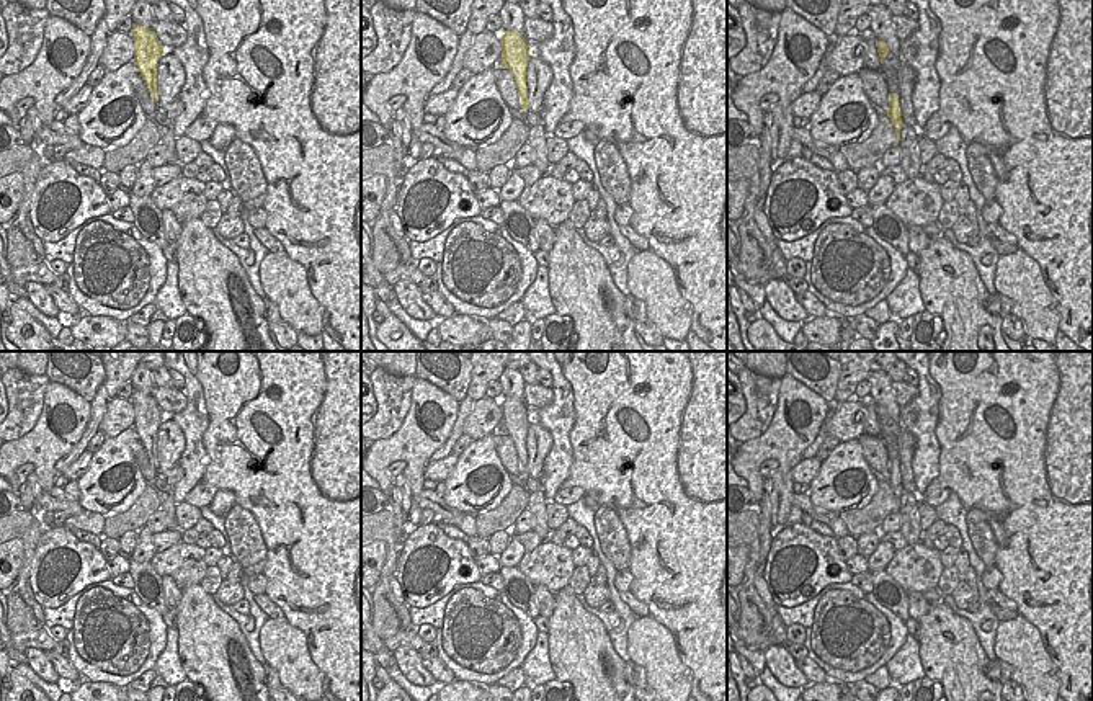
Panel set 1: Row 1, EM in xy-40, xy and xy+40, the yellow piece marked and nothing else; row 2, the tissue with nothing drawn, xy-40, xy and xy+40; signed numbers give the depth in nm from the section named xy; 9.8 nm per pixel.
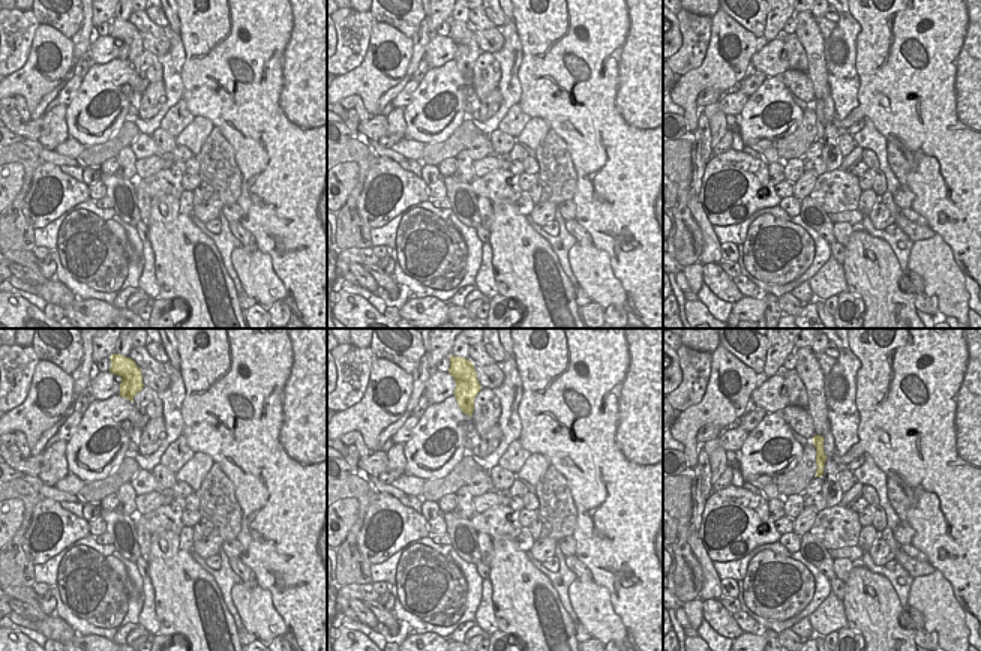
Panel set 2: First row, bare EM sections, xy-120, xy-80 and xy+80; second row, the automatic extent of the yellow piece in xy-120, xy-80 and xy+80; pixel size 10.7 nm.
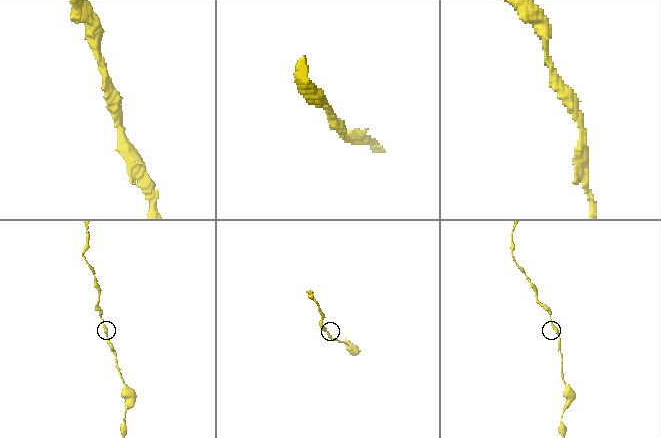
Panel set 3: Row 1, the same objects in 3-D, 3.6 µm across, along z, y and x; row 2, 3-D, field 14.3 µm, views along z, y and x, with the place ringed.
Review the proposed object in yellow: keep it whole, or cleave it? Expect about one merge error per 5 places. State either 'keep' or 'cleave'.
keep

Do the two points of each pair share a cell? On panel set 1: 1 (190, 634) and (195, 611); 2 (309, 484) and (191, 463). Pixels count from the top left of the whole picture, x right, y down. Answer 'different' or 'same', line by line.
1: same
2: different

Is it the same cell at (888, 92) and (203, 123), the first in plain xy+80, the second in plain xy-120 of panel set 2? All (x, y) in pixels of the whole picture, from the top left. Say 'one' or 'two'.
two

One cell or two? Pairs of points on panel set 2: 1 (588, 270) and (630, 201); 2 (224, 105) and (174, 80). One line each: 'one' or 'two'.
1: two
2: two

